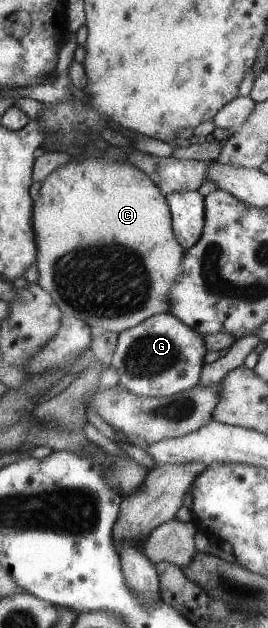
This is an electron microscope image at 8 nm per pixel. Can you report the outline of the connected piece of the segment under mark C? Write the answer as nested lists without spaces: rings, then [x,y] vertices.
[[[94,152],[87,154],[82,161],[70,159],[64,165],[57,167],[52,173],[49,173],[41,181],[37,199],[31,207],[31,228],[35,233],[35,249],[37,250],[35,253],[35,265],[38,272],[36,283],[49,293],[51,299],[62,312],[62,315],[79,319],[87,323],[89,327],[100,327],[100,329],[105,331],[120,333],[142,322],[143,319],[151,315],[169,312],[168,289],[171,288],[171,285],[176,280],[179,280],[179,275],[182,271],[181,259],[185,250],[183,247],[180,247],[171,227],[171,214],[167,198],[143,171],[135,168],[128,161],[114,163],[111,159],[106,160],[98,157]]]

